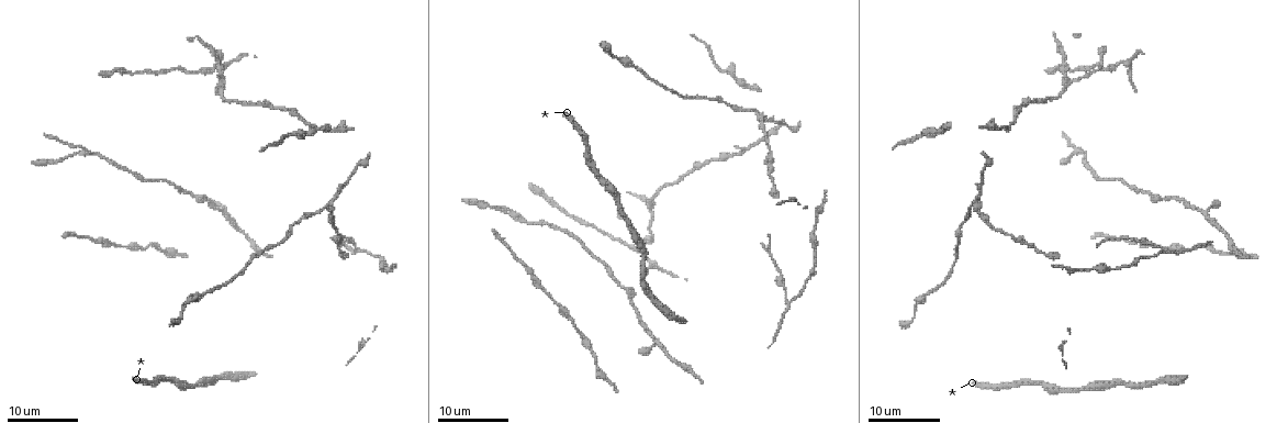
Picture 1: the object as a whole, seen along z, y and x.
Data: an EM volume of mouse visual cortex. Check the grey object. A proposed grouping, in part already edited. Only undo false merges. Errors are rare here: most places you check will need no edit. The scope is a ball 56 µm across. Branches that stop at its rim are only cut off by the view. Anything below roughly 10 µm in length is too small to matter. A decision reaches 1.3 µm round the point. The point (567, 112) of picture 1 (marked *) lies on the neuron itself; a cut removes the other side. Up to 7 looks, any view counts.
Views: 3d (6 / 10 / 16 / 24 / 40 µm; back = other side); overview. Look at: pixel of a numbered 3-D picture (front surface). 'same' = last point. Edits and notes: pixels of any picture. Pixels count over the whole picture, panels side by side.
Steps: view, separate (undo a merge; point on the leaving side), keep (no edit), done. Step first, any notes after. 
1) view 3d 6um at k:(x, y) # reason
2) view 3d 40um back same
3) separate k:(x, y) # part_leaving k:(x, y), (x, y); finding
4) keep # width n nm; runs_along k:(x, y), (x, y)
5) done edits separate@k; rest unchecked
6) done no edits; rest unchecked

view 3d 24um at 1:(1206, 210) # three arms meet

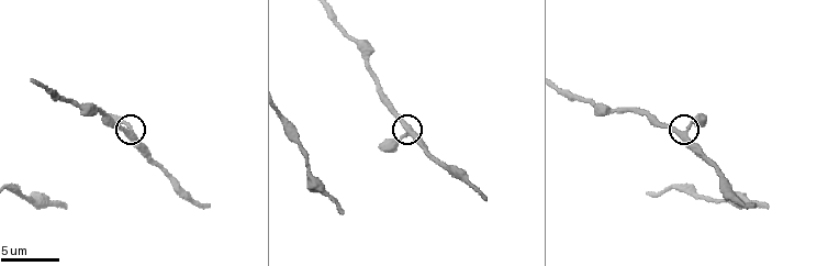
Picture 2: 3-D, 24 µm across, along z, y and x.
view 3d 10um at 2:(130, 135)

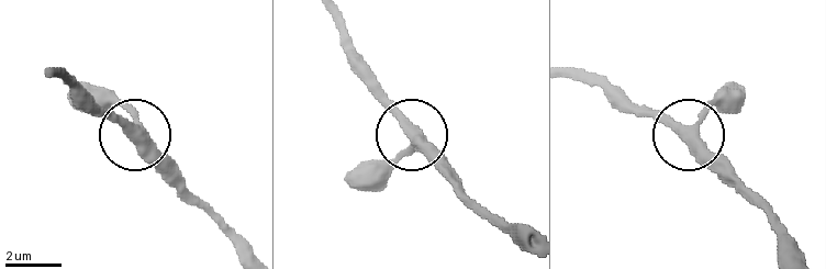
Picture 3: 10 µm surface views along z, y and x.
keep # side_arm 41 um; arms 3; one neuron here

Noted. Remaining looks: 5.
view 3d 16um at 1:(774, 196) # thick turns thin

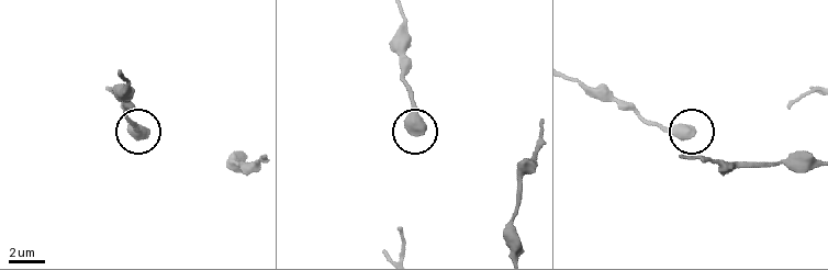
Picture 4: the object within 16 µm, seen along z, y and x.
view 3d 6um at 4:(411, 133) # closer look

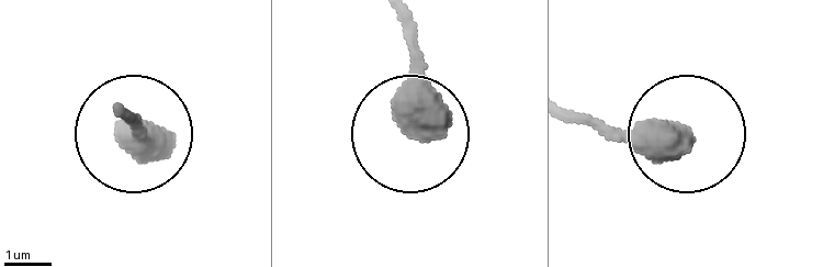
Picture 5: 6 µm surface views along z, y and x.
keep # runs_along 5:(405, 21), (413, 135); all the same neuron

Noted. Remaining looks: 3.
view 3d 16um at 1:(769, 152) # calibre changes

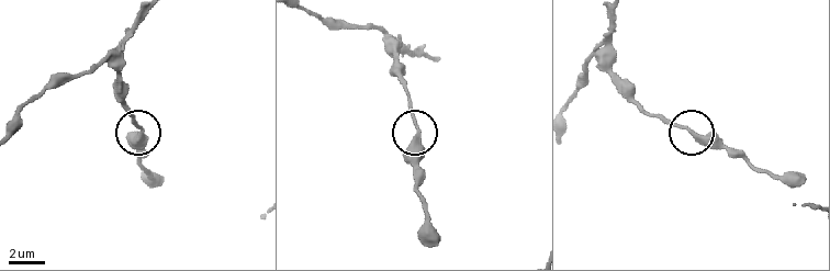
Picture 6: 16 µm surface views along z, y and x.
view 3d 6um at 6:(141, 127)

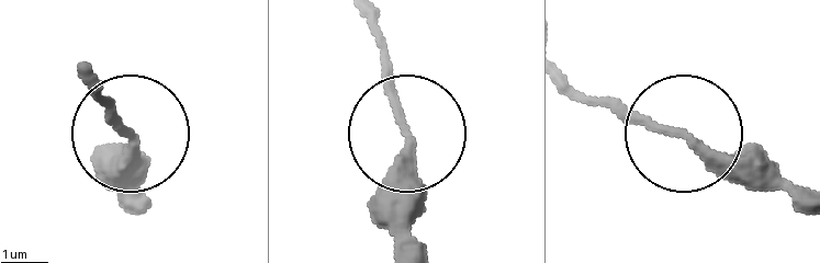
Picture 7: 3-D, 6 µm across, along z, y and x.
keep # runs_along 7:(370, 24), (405, 130), (405, 248); continuous, no second neuron

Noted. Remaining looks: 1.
done no edits; rest unchecked

